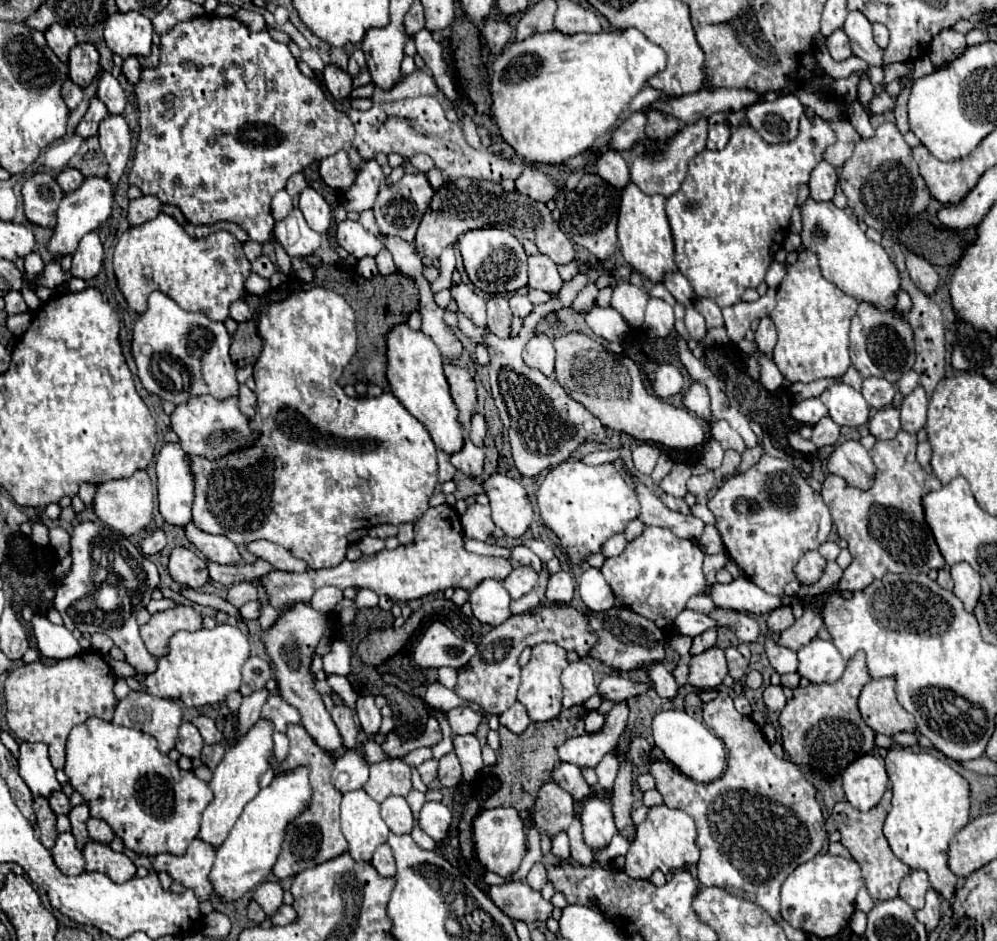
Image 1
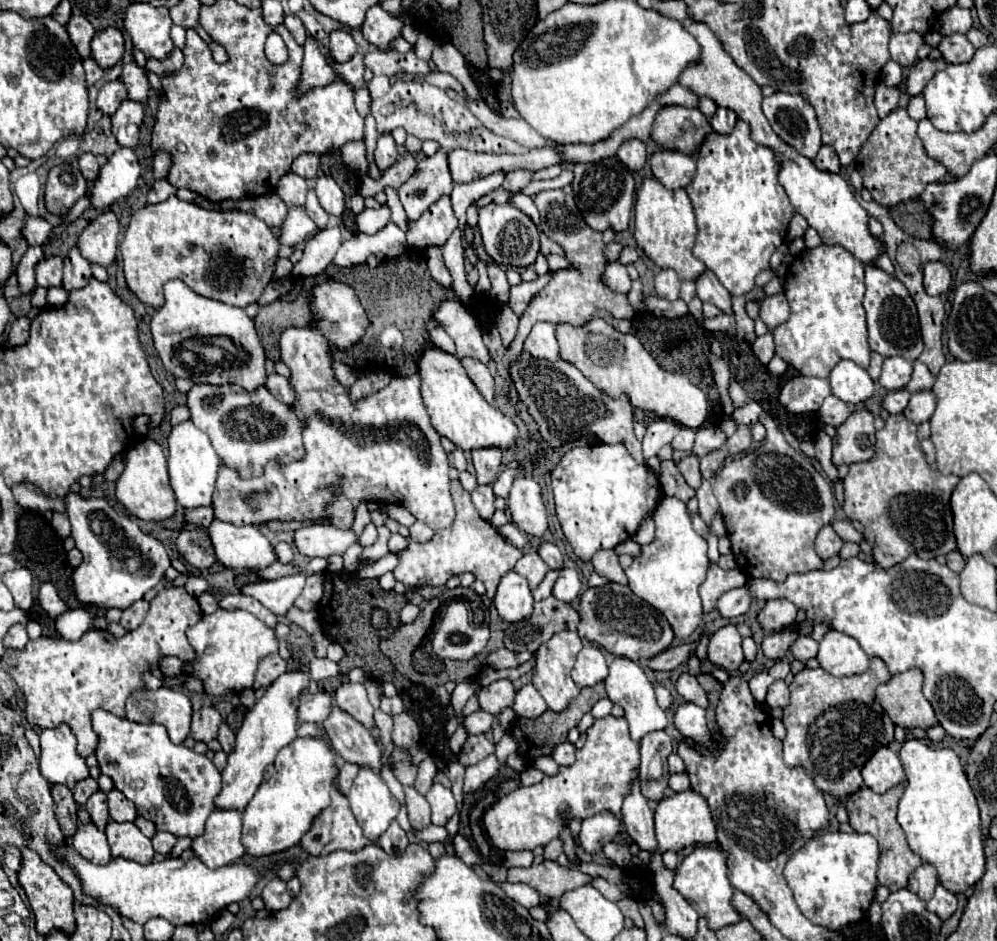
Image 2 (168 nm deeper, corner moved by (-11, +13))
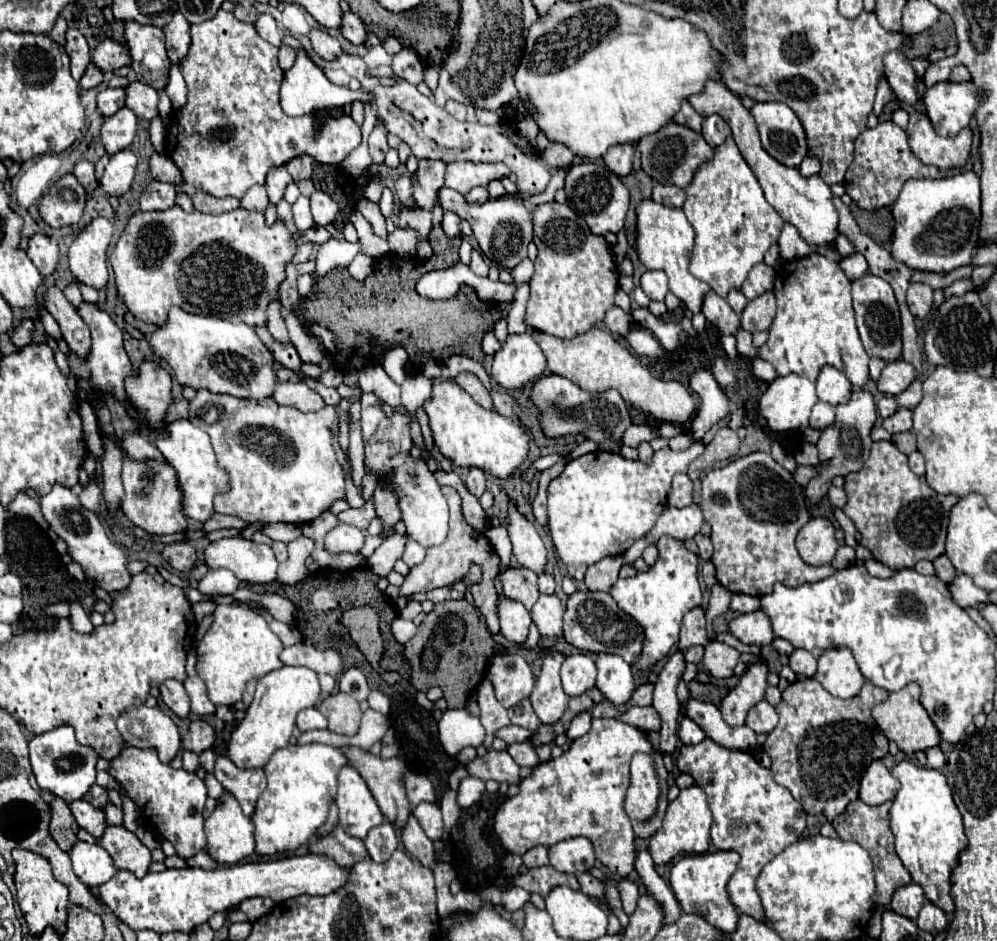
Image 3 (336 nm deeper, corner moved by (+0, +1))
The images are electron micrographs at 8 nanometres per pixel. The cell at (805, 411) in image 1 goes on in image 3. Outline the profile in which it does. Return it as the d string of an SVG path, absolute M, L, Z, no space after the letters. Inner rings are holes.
M787 374L787 376L779 376L777 380L773 380L769 384L769 388L765 390L765 394L759 400L759 412L763 414L763 418L767 420L769 428L775 432L787 432L787 430L807 430L809 428L809 414L811 408L817 402L817 394L815 394L815 384L809 382L805 376L799 374Z

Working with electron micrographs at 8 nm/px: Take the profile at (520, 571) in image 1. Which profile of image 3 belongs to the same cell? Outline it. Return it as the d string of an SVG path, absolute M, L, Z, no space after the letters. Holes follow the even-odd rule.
M507 568L503 574L503 594L531 610L539 598L537 574L525 568Z

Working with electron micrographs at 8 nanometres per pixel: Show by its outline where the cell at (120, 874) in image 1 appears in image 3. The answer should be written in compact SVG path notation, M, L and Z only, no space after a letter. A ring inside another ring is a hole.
M107 826L99 844L109 852L117 868L131 870L137 878L143 878L151 864L151 850L139 842L139 838L123 826Z

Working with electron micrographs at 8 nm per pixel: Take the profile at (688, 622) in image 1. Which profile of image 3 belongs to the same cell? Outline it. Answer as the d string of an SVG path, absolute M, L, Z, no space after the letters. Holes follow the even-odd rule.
M733 594L733 600L731 600L731 610L735 612L755 612L759 610L761 604L759 604L759 598L755 596L747 596L747 594Z

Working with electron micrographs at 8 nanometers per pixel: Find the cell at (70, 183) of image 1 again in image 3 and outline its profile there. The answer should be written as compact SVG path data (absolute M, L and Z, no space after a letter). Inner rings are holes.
M87 160L79 162L79 164L75 166L73 174L75 174L77 180L85 186L87 194L93 194L93 192L99 188L99 182L97 182L97 178L95 178L95 164L93 164L93 162L87 162Z

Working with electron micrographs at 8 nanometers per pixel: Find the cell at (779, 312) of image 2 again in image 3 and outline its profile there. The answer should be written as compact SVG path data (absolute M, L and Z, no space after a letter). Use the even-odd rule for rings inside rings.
M767 290L765 294L747 302L745 310L741 312L741 328L755 334L761 330L769 330L775 314L775 294Z

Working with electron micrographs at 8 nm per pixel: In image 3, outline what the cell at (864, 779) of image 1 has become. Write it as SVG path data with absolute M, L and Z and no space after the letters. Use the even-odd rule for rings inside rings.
M873 760L861 780L859 798L869 806L879 806L887 800L893 800L897 790L899 790L899 782L891 776L885 764L881 760Z

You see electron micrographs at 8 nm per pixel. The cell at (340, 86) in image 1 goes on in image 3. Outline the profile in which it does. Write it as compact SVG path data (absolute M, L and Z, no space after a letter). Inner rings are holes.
M313 28L309 32L309 38L311 38L311 44L313 44L313 50L323 58L323 60L335 60L343 54L337 38L333 38L329 32L325 30L319 30L319 28Z

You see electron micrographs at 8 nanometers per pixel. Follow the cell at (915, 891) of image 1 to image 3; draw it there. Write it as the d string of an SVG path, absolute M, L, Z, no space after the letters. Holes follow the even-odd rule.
M911 882L909 886L901 886L895 890L893 900L889 904L889 908L909 920L917 920L917 914L921 910L921 906L925 904L925 894L923 888L915 882Z

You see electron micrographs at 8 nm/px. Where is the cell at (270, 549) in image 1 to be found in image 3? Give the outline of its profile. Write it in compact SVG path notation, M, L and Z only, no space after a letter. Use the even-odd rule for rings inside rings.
M339 524L325 538L325 548L331 552L359 552L363 548L367 532L357 526Z

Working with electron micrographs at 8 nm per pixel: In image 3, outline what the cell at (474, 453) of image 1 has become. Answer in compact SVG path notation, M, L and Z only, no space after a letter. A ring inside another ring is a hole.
M471 468L469 474L467 474L467 478L465 478L465 486L467 486L467 490L469 490L473 496L481 498L481 494L485 492L485 476L483 476L483 470Z

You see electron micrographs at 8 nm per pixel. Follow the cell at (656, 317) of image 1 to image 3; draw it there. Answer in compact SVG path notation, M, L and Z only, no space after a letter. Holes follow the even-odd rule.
M647 270L641 276L641 288L651 300L665 300L667 294L667 274L663 270Z

